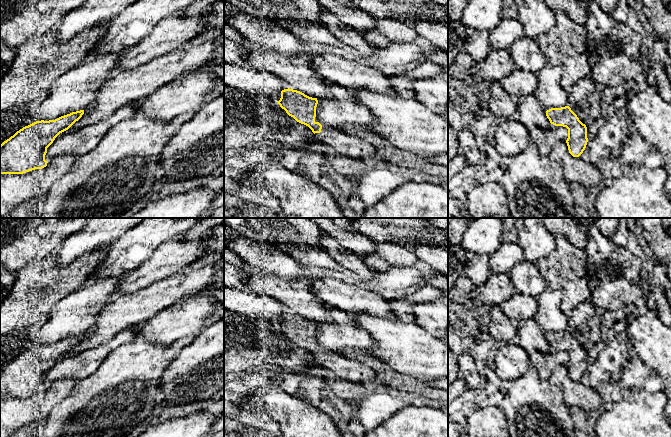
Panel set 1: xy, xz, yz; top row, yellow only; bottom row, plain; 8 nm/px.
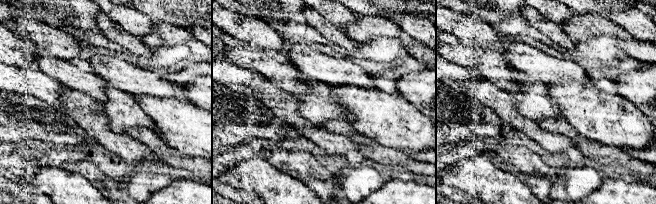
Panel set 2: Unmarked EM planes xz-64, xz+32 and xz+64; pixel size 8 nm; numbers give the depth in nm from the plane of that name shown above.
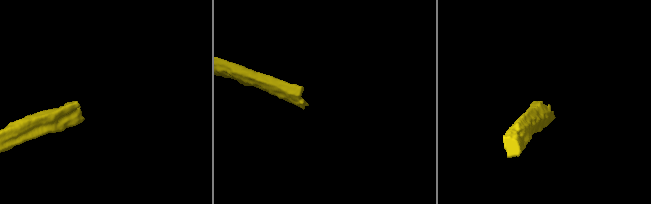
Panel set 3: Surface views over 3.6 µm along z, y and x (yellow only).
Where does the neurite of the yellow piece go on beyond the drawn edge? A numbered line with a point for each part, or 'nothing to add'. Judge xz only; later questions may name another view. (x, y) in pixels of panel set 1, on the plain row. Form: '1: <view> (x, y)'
1: xz (351, 370)

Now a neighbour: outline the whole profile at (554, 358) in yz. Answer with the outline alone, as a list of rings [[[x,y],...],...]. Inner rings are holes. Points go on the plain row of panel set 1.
[[[553,348],[546,354],[532,349],[528,352],[530,366],[535,369],[541,380],[549,380],[552,372],[560,365],[568,362],[568,353]]]

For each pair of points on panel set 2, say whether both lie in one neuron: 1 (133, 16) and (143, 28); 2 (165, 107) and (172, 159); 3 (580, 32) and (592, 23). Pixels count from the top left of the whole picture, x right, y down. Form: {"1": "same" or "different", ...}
{"1": "same", "2": "different", "3": "same"}

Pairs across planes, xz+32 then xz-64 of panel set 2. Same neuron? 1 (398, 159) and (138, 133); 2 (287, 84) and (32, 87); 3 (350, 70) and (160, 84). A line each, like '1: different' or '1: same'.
1: same
2: different
3: same

